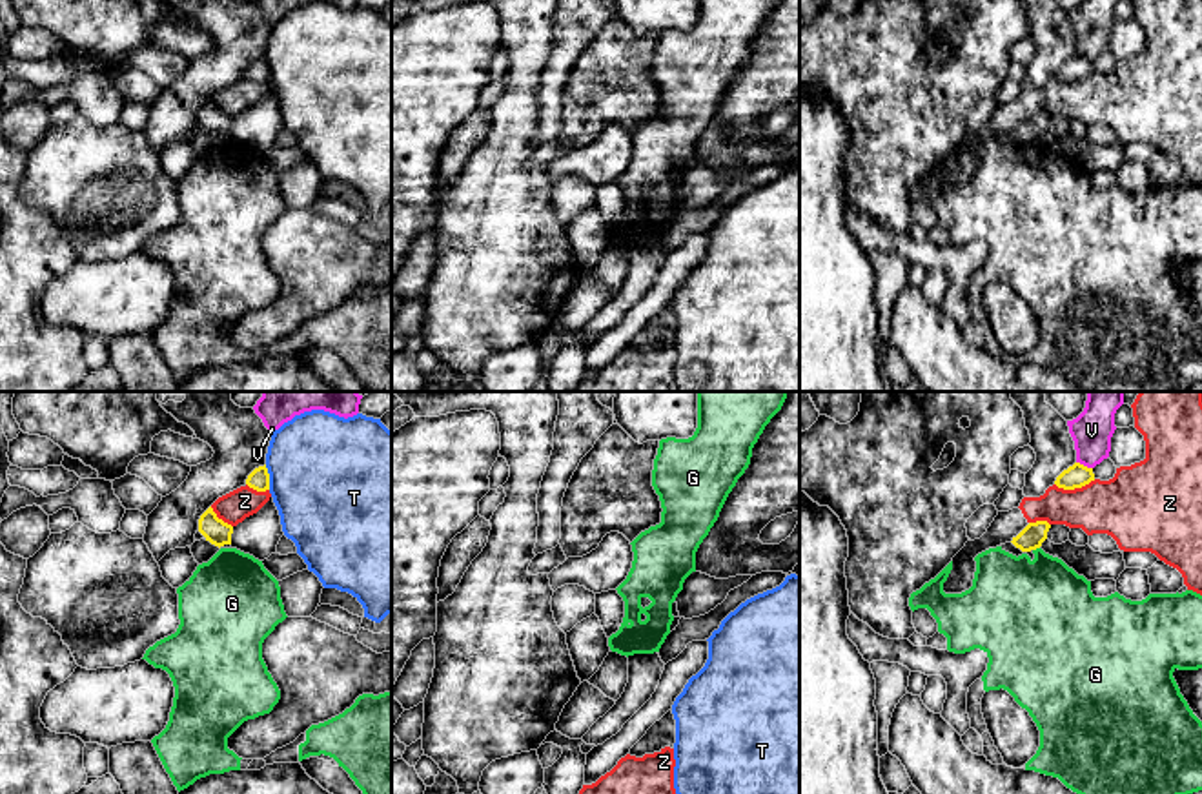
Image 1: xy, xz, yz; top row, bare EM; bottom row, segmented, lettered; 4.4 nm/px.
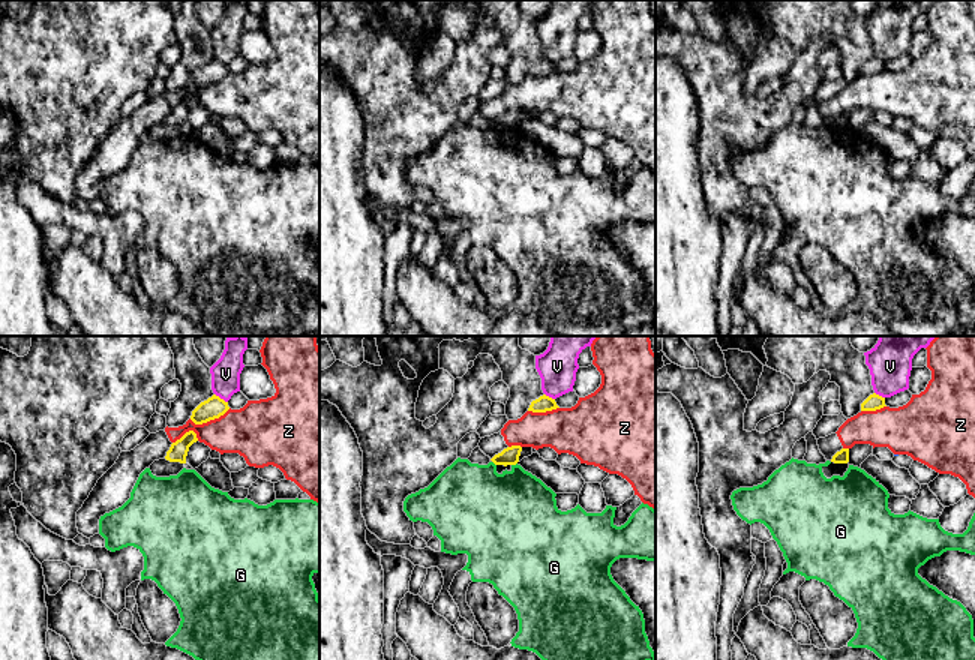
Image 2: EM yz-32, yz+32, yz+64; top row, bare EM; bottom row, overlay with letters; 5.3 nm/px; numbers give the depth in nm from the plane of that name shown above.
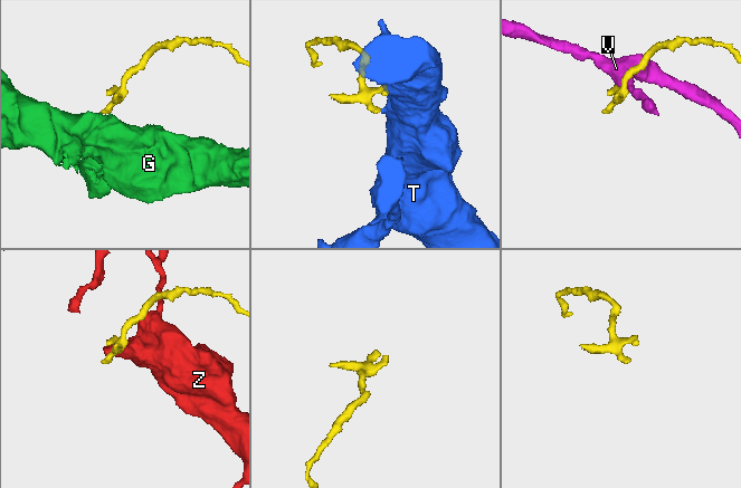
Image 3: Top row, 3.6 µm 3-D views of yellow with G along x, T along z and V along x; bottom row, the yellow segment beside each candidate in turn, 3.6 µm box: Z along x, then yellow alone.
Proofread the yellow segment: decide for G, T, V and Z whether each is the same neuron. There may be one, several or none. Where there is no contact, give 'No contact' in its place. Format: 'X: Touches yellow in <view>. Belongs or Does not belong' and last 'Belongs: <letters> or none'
G: Touches yellow in yz. Does not belong
T: Touches yellow in xy. Does not belong
V: Touches yellow in yz. Does not belong
Z: Touches yellow in yz. Does not belong
Belongs: none

